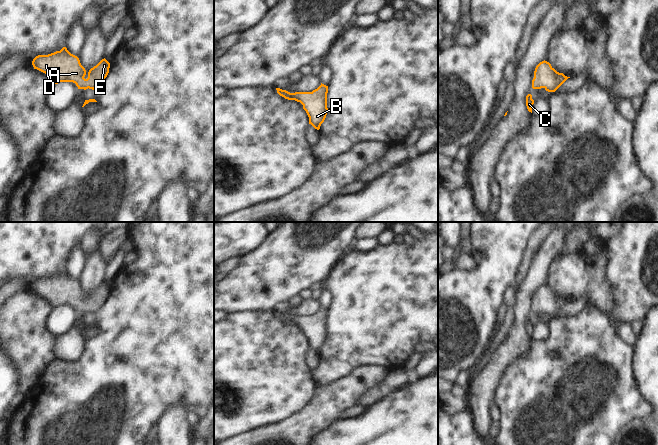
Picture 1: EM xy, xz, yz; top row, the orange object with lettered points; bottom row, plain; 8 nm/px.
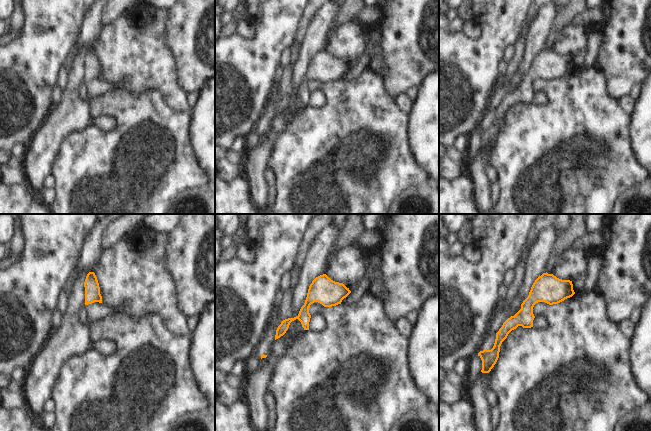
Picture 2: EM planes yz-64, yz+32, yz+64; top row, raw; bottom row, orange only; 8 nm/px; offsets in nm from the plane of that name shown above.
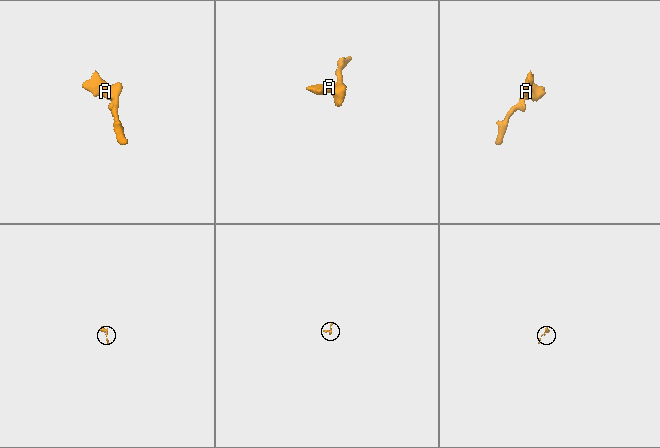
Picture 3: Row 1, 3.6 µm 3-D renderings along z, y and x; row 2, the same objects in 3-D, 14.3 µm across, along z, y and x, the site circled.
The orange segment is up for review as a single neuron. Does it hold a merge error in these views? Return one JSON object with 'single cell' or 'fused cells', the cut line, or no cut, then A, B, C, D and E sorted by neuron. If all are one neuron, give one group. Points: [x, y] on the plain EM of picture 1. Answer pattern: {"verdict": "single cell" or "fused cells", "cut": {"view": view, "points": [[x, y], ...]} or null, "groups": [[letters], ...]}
{"verdict": "single cell", "cut": null, "groups": [["A", "B", "C", "D", "E"]]}

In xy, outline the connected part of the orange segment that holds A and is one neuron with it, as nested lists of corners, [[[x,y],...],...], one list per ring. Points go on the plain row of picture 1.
[[[66,271],[48,279],[38,279],[33,285],[37,293],[53,303],[55,308],[73,306],[78,313],[97,313],[109,297],[110,287],[104,282],[87,297],[77,280]]]

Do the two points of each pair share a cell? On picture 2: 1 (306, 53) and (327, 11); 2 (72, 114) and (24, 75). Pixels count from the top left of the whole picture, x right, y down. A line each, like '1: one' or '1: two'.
1: one
2: two

